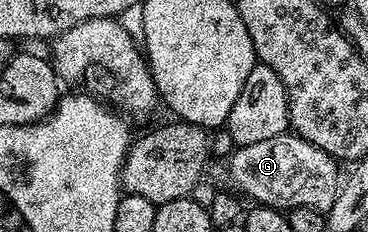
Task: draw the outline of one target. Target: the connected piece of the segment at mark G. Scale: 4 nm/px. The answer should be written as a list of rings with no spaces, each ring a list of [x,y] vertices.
[[[290,131],[283,132],[277,138],[269,138],[266,142],[236,147],[229,164],[231,176],[235,179],[234,187],[240,193],[245,192],[259,206],[276,210],[309,206],[326,214],[339,193],[341,171],[334,156]]]

